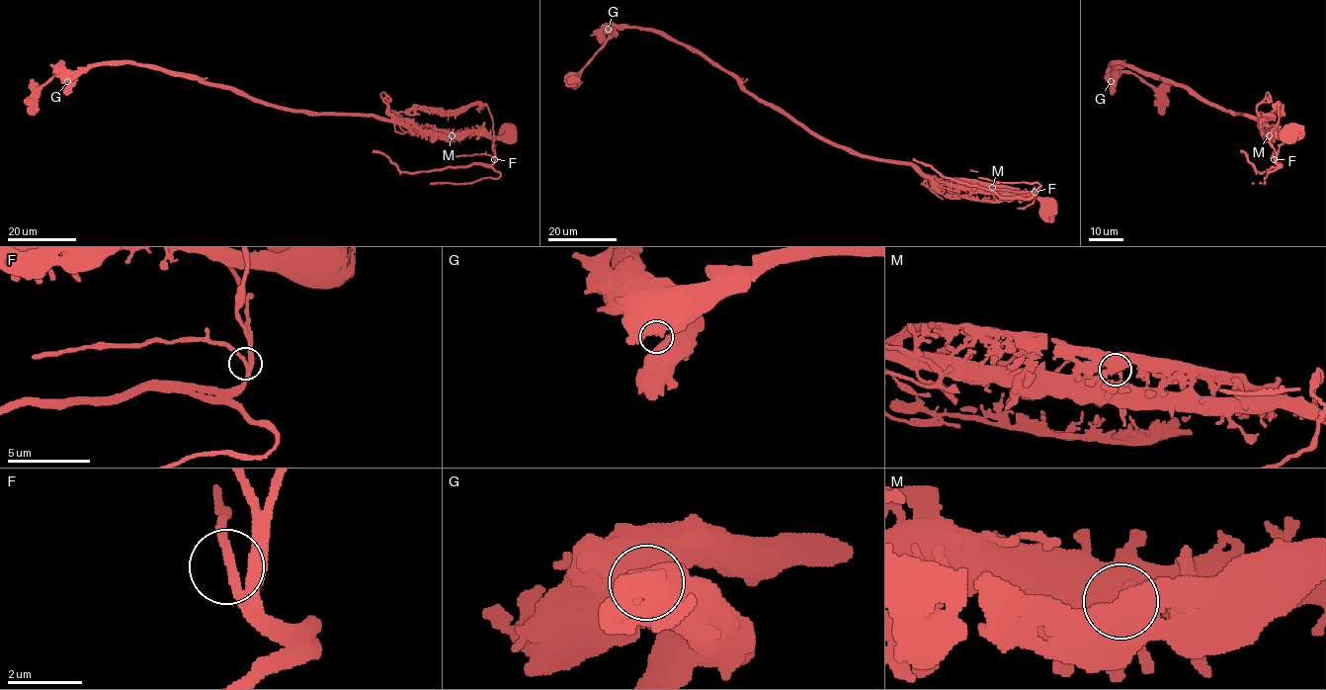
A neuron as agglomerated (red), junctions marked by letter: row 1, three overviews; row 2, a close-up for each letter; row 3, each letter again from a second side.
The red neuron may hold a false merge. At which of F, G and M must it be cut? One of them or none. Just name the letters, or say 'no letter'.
M

